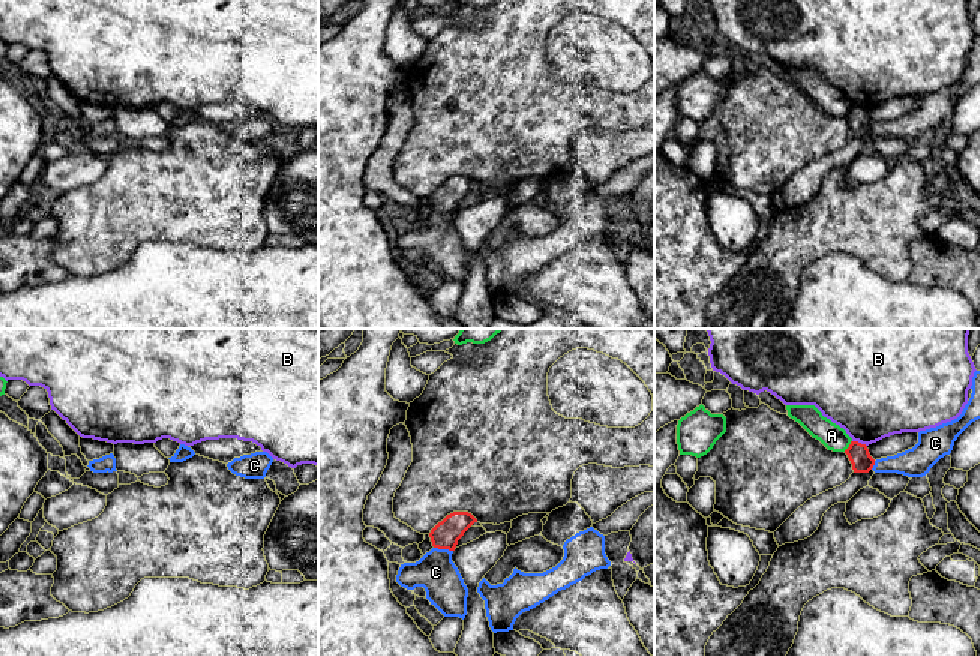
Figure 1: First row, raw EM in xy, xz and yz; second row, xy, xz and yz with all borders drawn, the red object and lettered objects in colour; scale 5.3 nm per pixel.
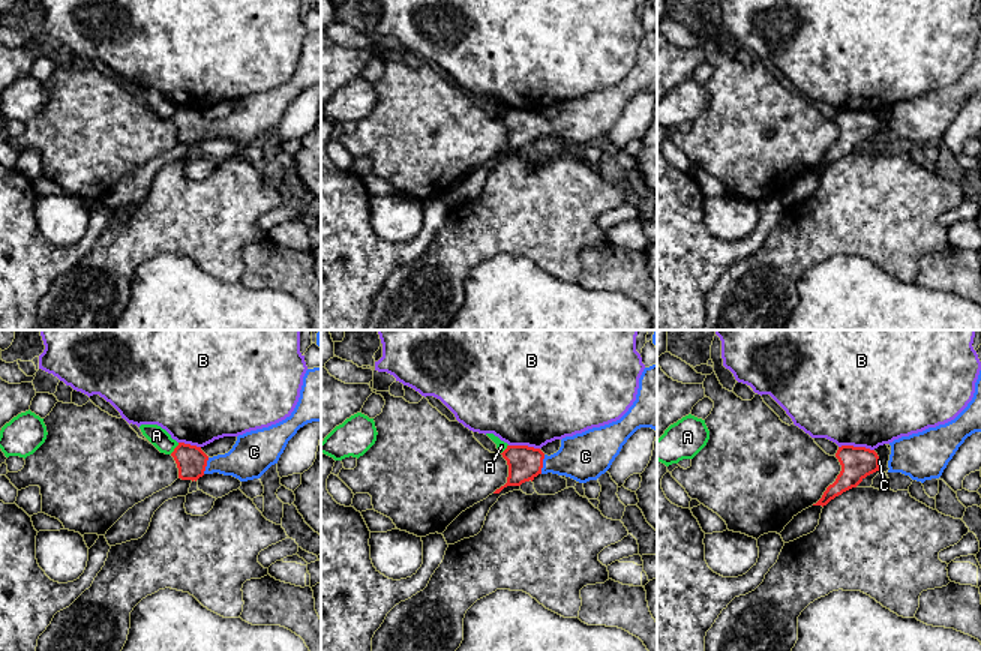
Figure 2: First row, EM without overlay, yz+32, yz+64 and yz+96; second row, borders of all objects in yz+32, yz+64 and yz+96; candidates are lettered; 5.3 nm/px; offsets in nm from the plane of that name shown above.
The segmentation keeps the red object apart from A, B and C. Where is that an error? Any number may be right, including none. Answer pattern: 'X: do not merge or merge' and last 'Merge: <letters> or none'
A: do not merge
B: do not merge
C: merge
Merge: C

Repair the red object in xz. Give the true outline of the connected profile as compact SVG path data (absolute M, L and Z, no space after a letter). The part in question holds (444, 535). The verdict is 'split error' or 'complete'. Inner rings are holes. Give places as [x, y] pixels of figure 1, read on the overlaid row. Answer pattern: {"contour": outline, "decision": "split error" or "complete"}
{"contour": "M453 512L438 522L429 533L432 549L416 563L401 564L396 582L414 590L423 587L426 599L444 617L467 615L468 588L452 561L458 540L477 519L468 512Z", "decision": "split error"}

